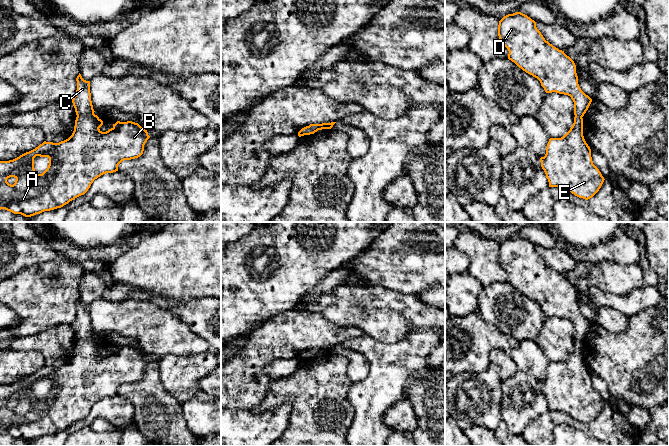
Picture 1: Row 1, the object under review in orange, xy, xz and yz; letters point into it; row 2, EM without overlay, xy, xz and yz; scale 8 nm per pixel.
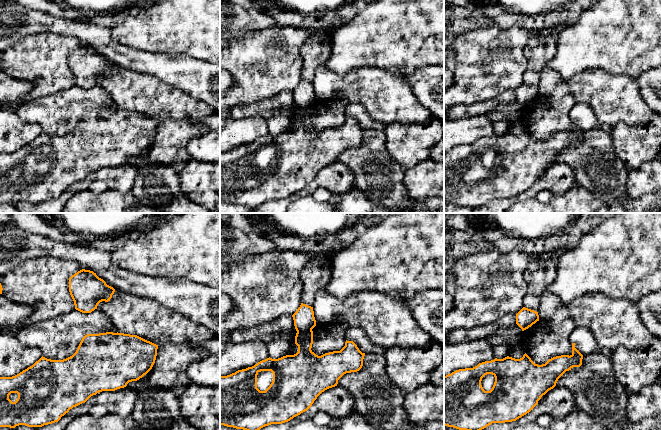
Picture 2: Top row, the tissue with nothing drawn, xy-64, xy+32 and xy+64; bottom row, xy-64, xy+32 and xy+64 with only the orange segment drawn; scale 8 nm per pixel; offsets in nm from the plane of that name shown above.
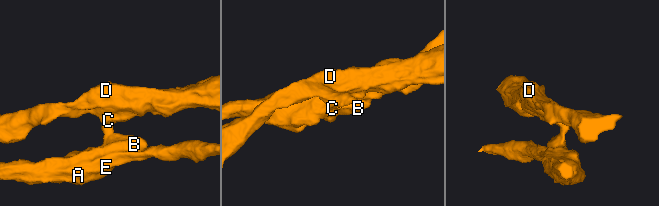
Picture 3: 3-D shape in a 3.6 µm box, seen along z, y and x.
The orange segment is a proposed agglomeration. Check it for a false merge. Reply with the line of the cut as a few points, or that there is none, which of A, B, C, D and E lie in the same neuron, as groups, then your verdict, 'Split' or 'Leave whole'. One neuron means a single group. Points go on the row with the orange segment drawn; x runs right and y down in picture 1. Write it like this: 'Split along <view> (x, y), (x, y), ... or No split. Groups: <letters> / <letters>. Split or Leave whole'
Split along xy (93, 112), (77, 116). Groups: A B E / C D. Split

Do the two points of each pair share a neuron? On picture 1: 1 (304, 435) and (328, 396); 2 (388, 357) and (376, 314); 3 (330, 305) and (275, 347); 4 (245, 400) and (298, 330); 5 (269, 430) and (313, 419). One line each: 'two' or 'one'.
1: one
2: two
3: two
4: one
5: two

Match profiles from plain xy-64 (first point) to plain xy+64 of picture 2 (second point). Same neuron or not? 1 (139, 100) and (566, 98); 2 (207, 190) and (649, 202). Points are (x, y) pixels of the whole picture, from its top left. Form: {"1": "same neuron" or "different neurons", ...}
{"1": "different neurons", "2": "different neurons"}

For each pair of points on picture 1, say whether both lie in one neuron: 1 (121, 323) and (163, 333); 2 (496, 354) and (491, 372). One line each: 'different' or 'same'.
1: same
2: different

